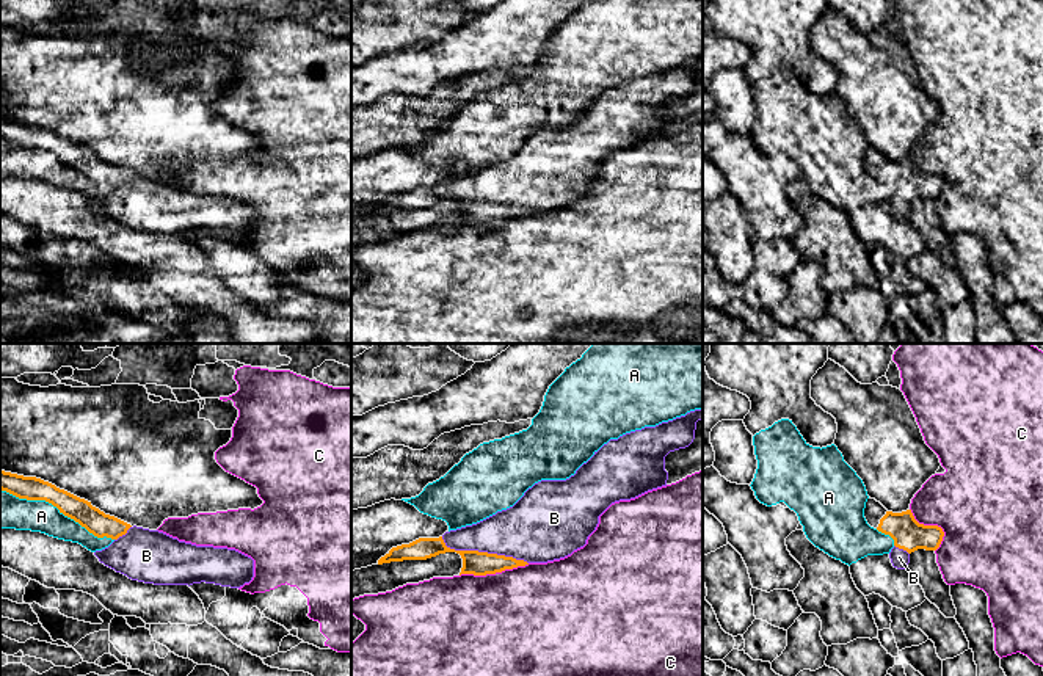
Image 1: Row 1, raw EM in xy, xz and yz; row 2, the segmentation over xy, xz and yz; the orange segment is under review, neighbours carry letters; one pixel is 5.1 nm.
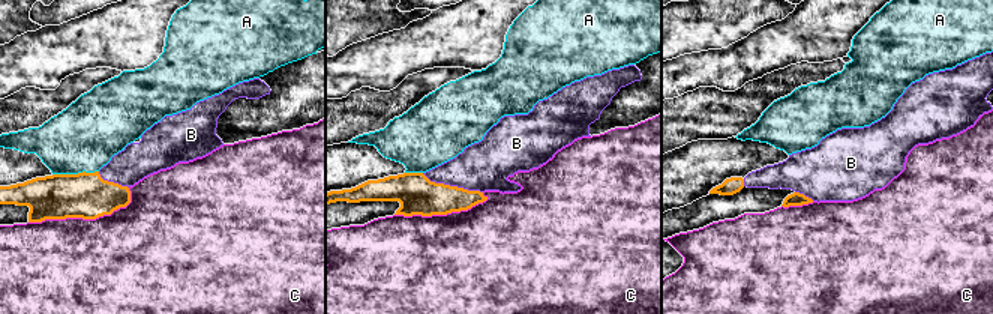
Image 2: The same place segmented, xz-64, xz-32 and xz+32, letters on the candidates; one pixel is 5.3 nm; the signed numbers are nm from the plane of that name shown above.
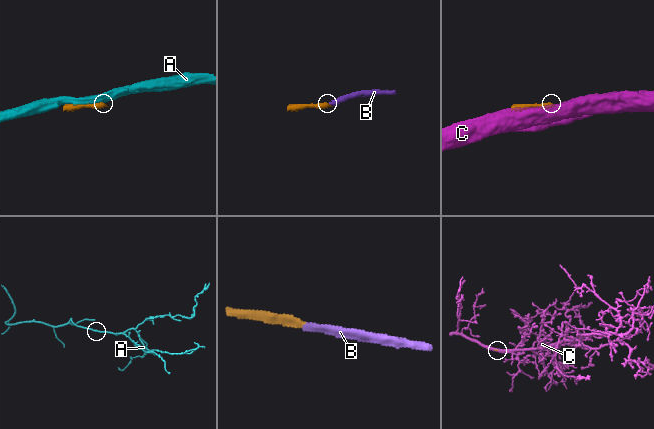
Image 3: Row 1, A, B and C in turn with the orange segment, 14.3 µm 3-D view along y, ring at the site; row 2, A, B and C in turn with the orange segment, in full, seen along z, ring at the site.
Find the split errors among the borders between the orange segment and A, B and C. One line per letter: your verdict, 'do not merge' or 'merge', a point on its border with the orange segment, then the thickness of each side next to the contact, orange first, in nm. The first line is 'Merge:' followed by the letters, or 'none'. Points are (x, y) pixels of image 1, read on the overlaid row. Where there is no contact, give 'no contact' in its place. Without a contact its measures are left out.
Merge: B
A: do not merge; contact xy (57, 507); calibres 120 and 180 nm
B: merge; contact xz (483, 552); calibres 130 and 300 nm
C: do not merge; contact xz (494, 573); calibres 130 and 500 nm

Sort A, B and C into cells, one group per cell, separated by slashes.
A / B / C

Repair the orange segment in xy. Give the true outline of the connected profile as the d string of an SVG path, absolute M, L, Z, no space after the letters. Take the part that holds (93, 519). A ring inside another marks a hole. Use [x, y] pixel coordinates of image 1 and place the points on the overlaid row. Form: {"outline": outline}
{"outline": "M0 471L0 489L19 499L45 500L94 536L111 538L113 543L94 555L132 580L188 587L205 582L240 588L254 577L254 560L235 549L196 546L158 530L132 527L41 478Z"}

